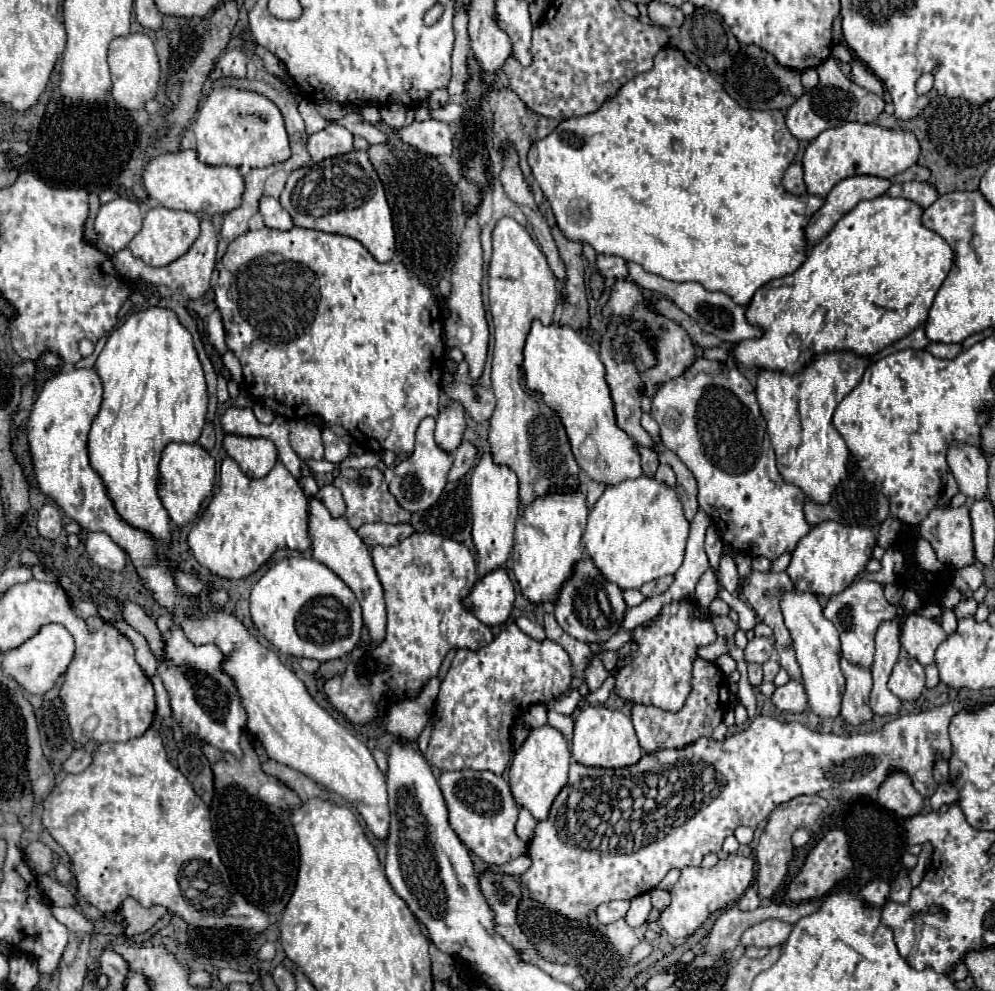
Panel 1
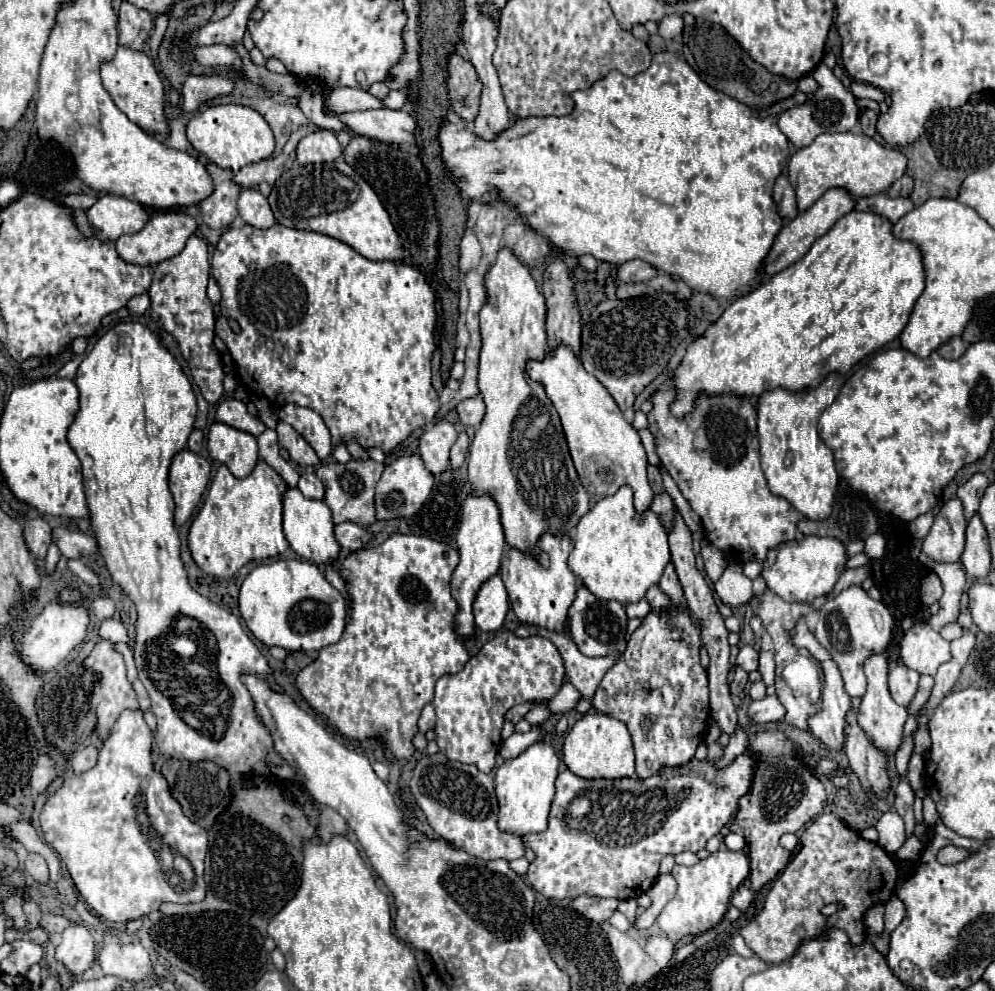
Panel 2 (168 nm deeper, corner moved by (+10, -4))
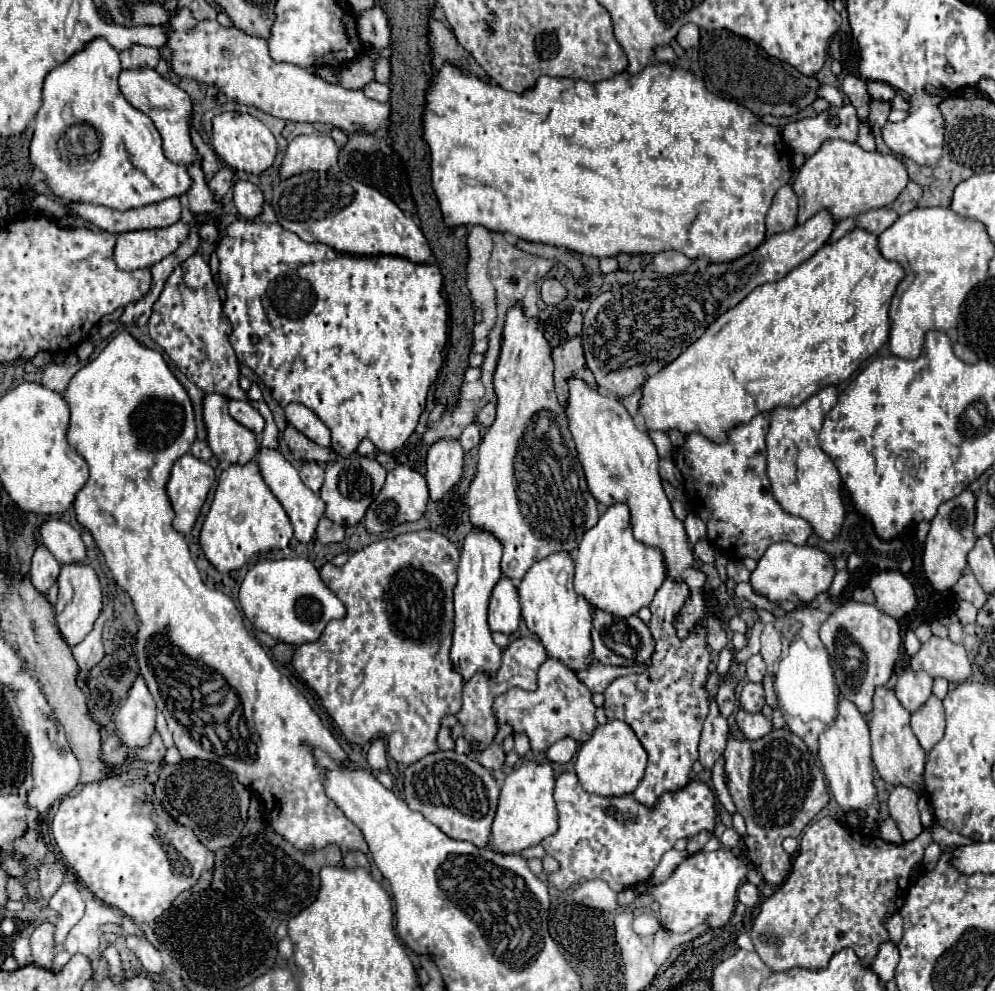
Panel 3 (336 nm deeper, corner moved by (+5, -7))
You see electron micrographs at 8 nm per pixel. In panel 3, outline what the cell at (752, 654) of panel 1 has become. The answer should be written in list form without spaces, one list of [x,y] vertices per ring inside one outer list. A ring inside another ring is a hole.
[[[752,655],[752,657],[746,661],[746,669],[748,669],[748,679],[754,681],[754,683],[762,683],[764,675],[768,673],[768,667],[766,667],[762,655]]]

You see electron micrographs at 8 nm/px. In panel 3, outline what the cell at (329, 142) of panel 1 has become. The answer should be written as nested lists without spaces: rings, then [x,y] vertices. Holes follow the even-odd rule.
[[[328,133],[298,135],[286,149],[280,165],[280,179],[302,175],[308,171],[326,171],[338,163],[338,147]]]

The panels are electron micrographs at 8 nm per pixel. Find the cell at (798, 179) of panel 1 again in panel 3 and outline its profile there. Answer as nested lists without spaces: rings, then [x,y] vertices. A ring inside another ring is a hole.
[[[784,185],[766,215],[766,235],[776,235],[782,231],[790,231],[796,227],[798,215],[798,197],[790,185]]]

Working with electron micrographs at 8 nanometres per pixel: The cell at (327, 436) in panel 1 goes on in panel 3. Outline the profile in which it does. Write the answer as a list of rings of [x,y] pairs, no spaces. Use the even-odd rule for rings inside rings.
[[[290,403],[284,411],[286,411],[288,425],[296,427],[300,433],[304,433],[308,439],[316,441],[318,445],[324,445],[324,447],[330,445],[330,429],[308,407],[304,407],[300,403]]]

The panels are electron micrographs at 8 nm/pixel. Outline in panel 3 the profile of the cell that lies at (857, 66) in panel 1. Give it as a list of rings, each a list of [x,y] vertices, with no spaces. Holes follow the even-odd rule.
[[[870,81],[868,83],[868,93],[876,101],[892,101],[894,95],[896,95],[894,87],[890,87],[888,83],[882,83],[882,81]]]

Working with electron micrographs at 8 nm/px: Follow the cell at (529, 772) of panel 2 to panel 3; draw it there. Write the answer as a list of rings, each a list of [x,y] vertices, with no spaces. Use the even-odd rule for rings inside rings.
[[[528,761],[522,763],[518,769],[512,769],[504,779],[504,787],[500,791],[500,801],[492,823],[488,849],[504,855],[518,855],[524,849],[542,843],[542,839],[546,839],[548,835],[554,835],[558,829],[558,815],[552,793],[554,793],[554,771],[550,763]]]

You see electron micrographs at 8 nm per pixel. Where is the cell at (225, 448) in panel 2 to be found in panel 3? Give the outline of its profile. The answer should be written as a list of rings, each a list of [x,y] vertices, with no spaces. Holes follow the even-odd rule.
[[[206,393],[202,399],[202,417],[208,431],[208,445],[218,461],[244,465],[256,457],[260,449],[256,435],[230,417],[224,395]]]

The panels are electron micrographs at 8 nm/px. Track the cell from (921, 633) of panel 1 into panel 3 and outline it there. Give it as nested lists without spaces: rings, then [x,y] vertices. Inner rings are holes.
[[[934,635],[922,645],[918,655],[912,657],[912,669],[928,671],[932,677],[944,677],[950,683],[962,683],[972,675],[966,649],[950,639],[940,639]]]

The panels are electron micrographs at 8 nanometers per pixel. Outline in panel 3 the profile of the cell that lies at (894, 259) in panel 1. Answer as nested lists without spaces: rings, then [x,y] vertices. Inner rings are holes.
[[[864,229],[848,231],[840,241],[826,243],[784,279],[756,287],[734,309],[720,315],[680,357],[650,375],[642,383],[638,413],[650,431],[676,429],[682,435],[700,433],[714,443],[724,443],[730,429],[748,423],[758,413],[774,407],[798,407],[812,393],[850,379],[870,355],[888,343],[888,305],[902,277],[902,265],[880,255],[876,235]]]

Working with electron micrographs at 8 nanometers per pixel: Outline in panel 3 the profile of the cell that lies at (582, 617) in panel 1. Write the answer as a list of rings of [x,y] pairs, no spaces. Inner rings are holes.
[[[596,609],[592,623],[594,623],[594,627],[592,627],[594,659],[598,659],[600,663],[630,667],[630,665],[650,661],[652,651],[654,651],[654,637],[650,633],[648,625],[638,615],[632,615],[628,619],[618,619],[618,617],[612,617],[610,613]]]

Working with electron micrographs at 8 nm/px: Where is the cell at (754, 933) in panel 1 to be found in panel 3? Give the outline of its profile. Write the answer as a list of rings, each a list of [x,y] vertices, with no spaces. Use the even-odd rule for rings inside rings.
[[[832,817],[818,819],[816,823],[804,829],[804,835],[800,839],[800,851],[792,863],[790,877],[774,891],[774,895],[770,895],[760,905],[760,913],[754,919],[750,933],[756,953],[772,971],[786,971],[794,967],[818,971],[828,965],[834,953],[838,953],[844,947],[850,947],[858,955],[860,963],[864,967],[870,967],[878,953],[878,947],[888,941],[888,931],[884,923],[888,915],[898,913],[898,909],[904,905],[910,871],[922,861],[924,849],[932,841],[938,843],[942,849],[948,849],[952,845],[960,845],[960,841],[970,841],[970,839],[958,833],[950,833],[938,823],[934,823],[932,829],[924,829],[912,841],[896,845],[882,841],[876,835],[866,835],[858,829],[852,831],[844,829]]]

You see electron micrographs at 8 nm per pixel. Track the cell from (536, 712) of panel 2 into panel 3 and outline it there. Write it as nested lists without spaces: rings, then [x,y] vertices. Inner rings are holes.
[[[548,657],[540,665],[538,687],[534,691],[512,687],[494,699],[496,721],[512,725],[512,735],[516,733],[528,735],[534,755],[546,751],[550,745],[564,737],[572,737],[578,743],[588,741],[594,729],[598,727],[594,711],[596,707],[592,703],[592,693],[588,693],[588,687],[578,681],[572,669],[568,669],[566,665],[552,657]]]

